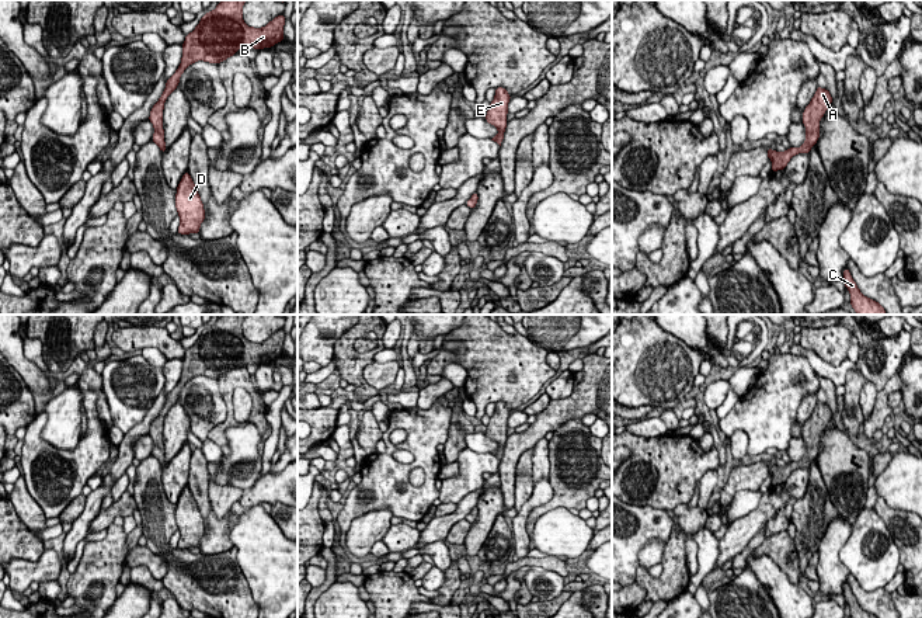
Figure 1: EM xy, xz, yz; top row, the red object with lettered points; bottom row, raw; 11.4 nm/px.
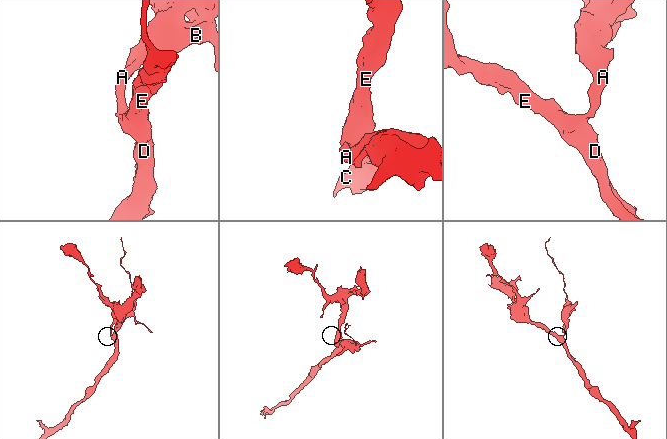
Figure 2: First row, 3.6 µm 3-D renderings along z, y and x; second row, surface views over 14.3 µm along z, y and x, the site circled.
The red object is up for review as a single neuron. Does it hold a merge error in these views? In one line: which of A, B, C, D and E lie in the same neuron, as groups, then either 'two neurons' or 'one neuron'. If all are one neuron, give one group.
groups A B C D E; one neuron

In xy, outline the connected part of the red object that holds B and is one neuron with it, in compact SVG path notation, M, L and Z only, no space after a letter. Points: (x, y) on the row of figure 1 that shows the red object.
M222 0L215 10L206 13L195 29L185 35L182 58L175 73L167 79L166 88L152 107L149 121L154 133L152 140L164 153L167 150L163 129L163 110L167 97L178 87L184 70L198 62L220 63L233 56L240 48L274 48L283 41L285 15L279 14L265 27L248 27L243 21L243 6L247 0Z

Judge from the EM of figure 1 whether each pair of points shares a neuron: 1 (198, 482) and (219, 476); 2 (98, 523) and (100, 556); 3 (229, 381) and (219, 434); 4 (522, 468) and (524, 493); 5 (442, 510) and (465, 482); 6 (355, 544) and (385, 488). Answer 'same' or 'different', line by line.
1: different
2: different
3: same
4: same
5: different
6: different

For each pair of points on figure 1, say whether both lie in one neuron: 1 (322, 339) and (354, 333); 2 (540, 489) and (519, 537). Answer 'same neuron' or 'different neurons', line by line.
1: different neurons
2: same neuron

